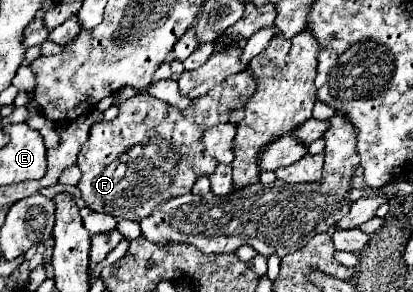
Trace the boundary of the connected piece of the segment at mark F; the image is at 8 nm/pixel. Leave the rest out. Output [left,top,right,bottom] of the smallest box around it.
[78,70,256,222]

